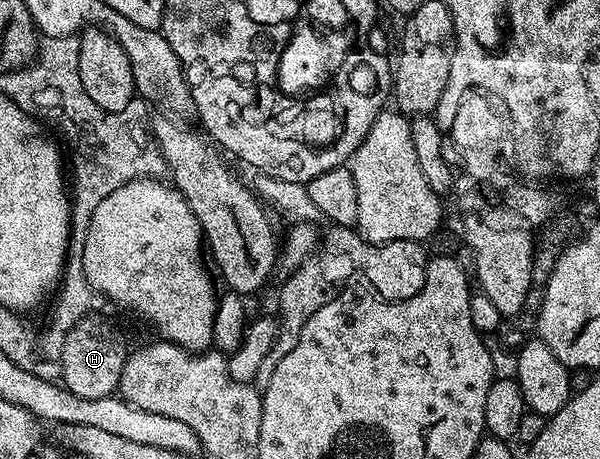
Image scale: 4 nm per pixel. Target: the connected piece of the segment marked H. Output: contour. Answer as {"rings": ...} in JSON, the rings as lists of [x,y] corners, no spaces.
{"rings":[[[94,312],[81,317],[60,343],[62,385],[85,399],[110,397],[120,387],[122,368],[127,357],[122,336],[99,314]]]}

